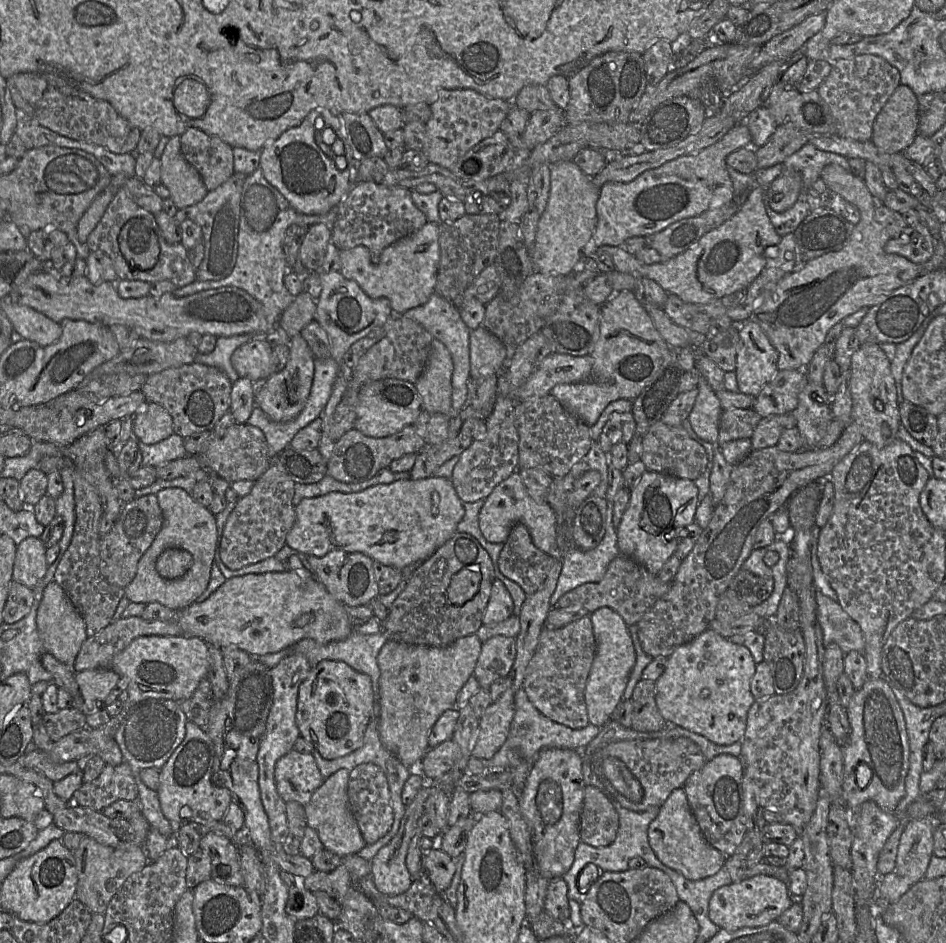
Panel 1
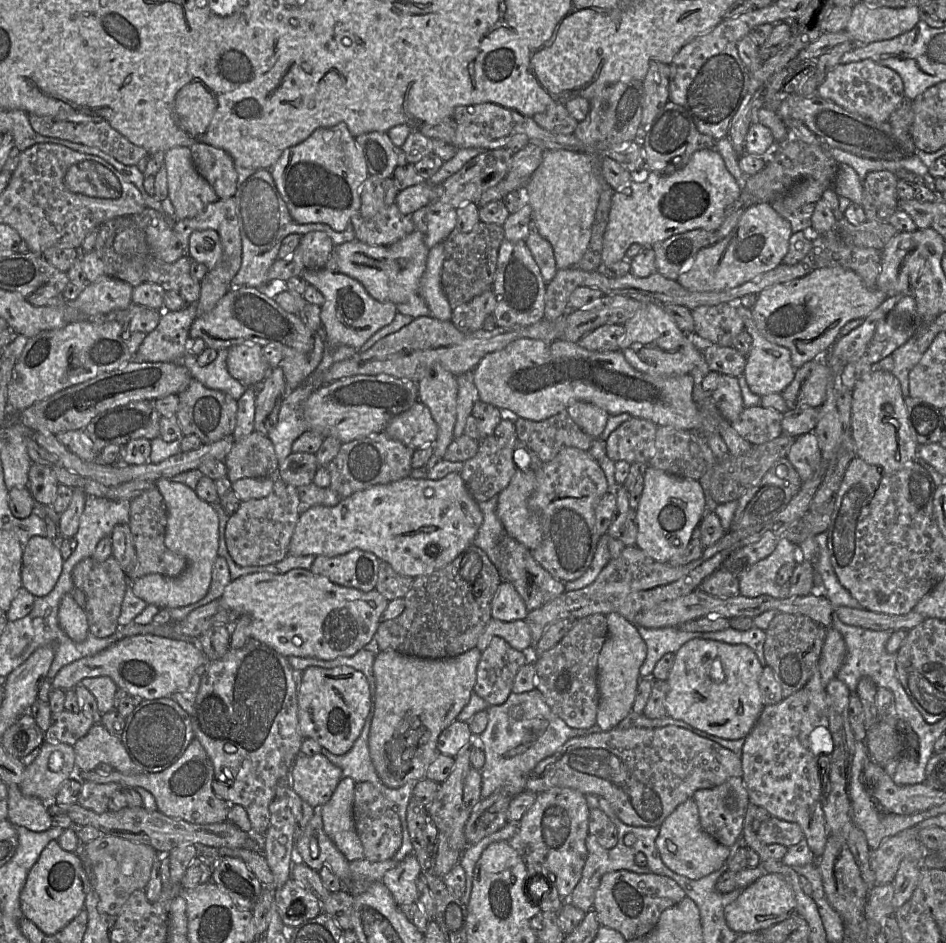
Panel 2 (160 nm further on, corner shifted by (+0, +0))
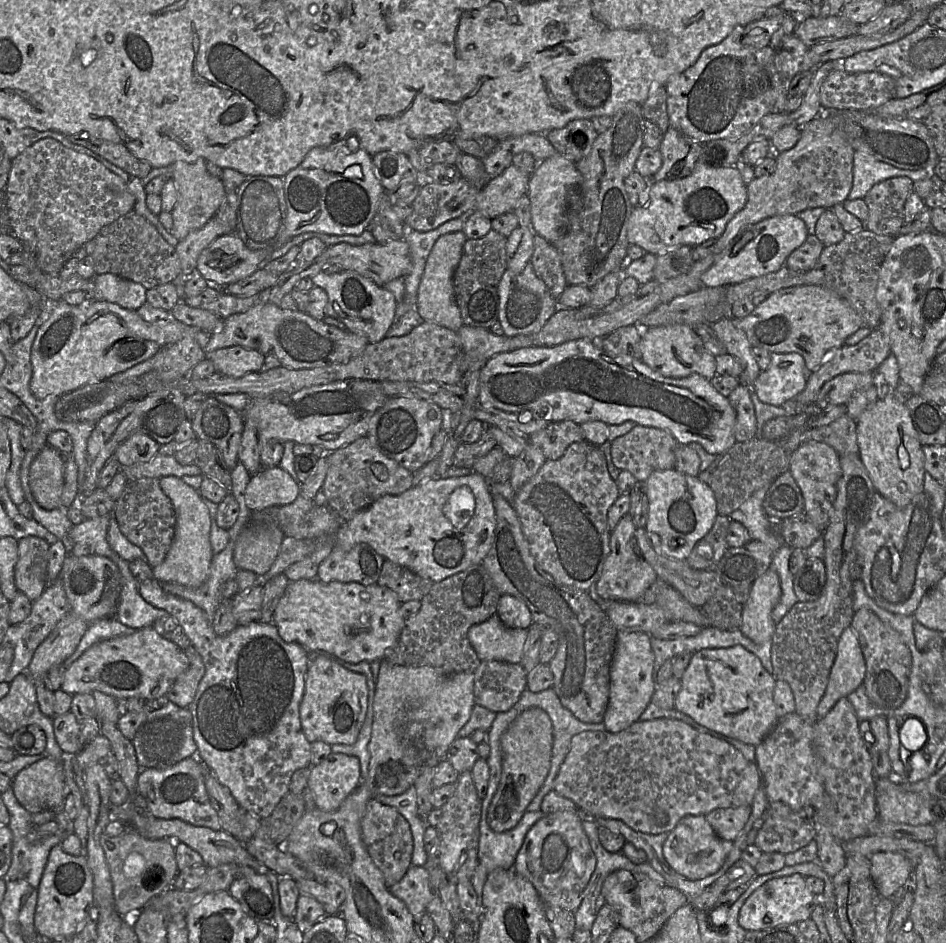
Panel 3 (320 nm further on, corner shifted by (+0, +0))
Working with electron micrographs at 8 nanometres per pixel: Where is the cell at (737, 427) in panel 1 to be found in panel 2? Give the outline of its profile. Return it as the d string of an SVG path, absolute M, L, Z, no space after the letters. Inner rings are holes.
M761 406L745 407L732 428L752 445L760 445L780 437L783 414Z

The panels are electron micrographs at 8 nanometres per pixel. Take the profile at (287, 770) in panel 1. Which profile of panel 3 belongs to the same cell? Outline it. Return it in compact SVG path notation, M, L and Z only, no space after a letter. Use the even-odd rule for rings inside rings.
M331 753L318 765L311 766L308 786L316 808L334 811L361 780L360 762L356 756Z

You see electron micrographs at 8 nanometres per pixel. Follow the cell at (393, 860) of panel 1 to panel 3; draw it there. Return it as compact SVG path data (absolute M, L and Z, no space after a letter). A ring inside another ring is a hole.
M411 865L404 877L389 891L406 905L413 918L426 913L427 905L434 895L427 870L415 865Z

